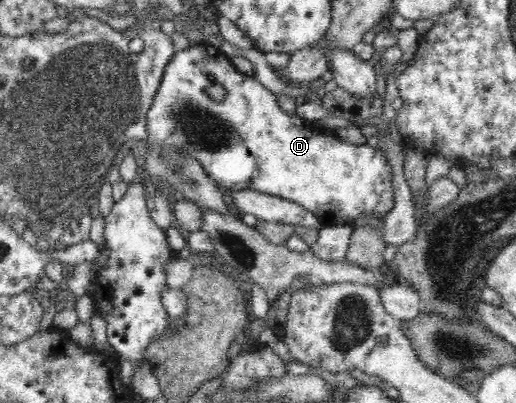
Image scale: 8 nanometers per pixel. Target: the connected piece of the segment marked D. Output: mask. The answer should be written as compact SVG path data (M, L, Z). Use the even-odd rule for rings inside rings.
M208 43L199 44L195 47L189 47L174 53L165 73L163 73L163 79L161 81L161 87L159 87L158 95L155 97L154 107L147 113L147 130L149 130L149 137L147 137L146 143L161 142L161 144L177 144L181 152L185 152L187 156L195 156L209 176L217 182L224 190L237 191L239 189L249 189L261 193L275 194L276 196L287 198L289 201L294 201L303 206L313 213L313 215L320 221L323 226L331 225L352 225L355 219L359 217L367 217L367 219L385 219L387 213L395 207L395 188L393 188L393 170L391 170L391 164L385 159L383 152L377 147L370 147L368 144L355 145L355 143L349 143L339 138L334 132L314 125L313 123L307 123L303 118L295 114L293 117L283 112L283 109L278 105L278 97L275 93L271 93L265 85L262 85L255 76L247 76L242 72L239 72L235 68L231 60L215 46ZM211 85L223 85L227 91L227 96L223 101L215 102L211 99L208 93L208 89Z

